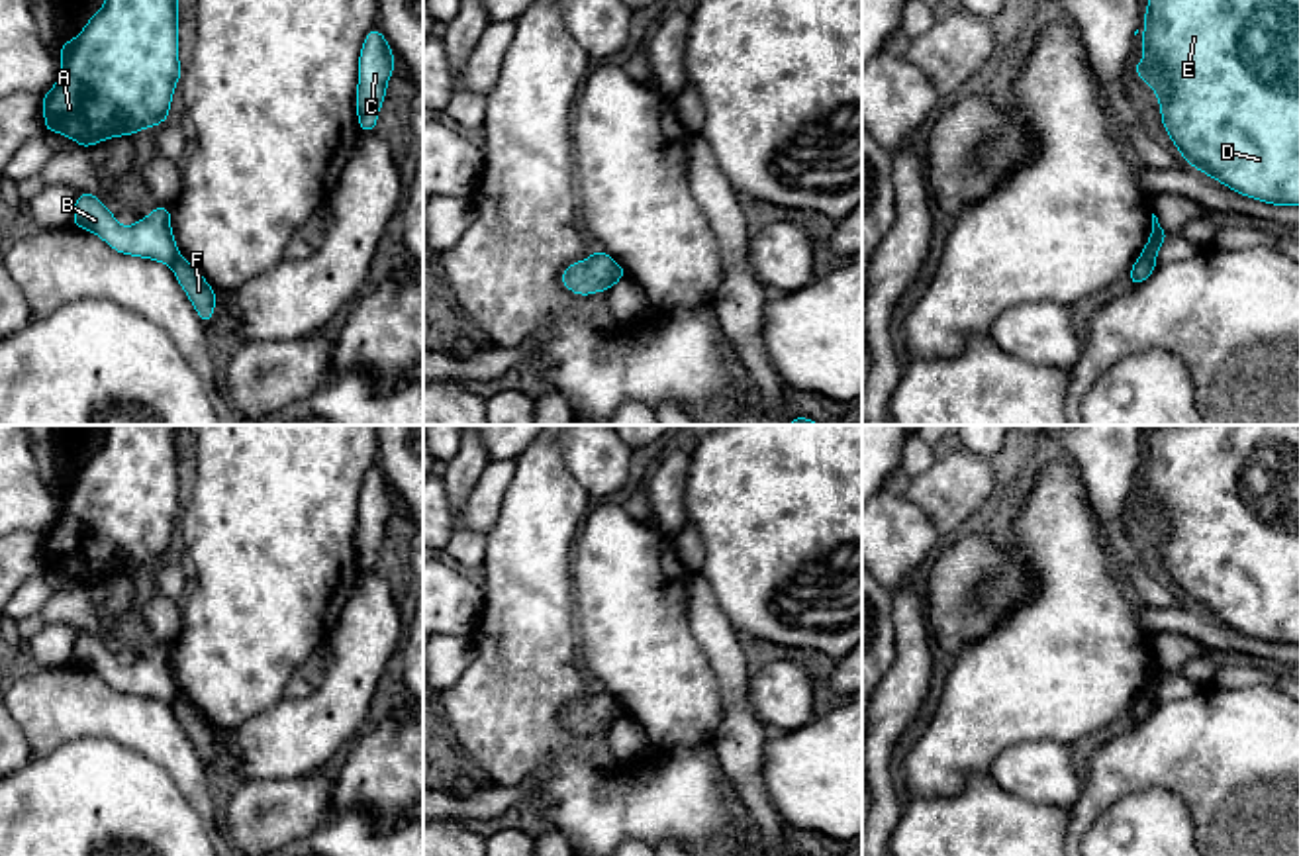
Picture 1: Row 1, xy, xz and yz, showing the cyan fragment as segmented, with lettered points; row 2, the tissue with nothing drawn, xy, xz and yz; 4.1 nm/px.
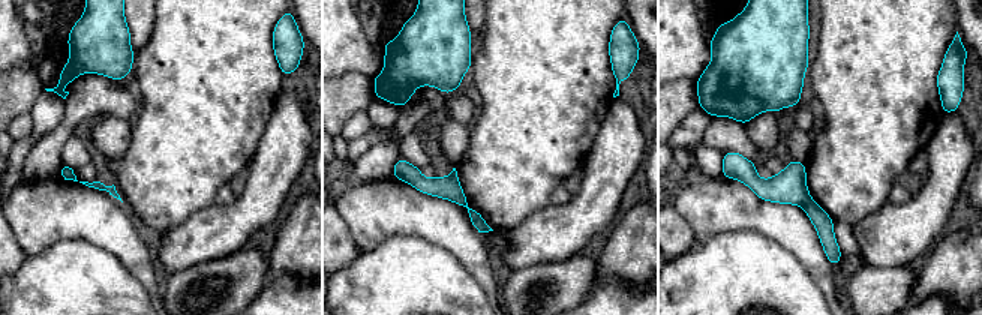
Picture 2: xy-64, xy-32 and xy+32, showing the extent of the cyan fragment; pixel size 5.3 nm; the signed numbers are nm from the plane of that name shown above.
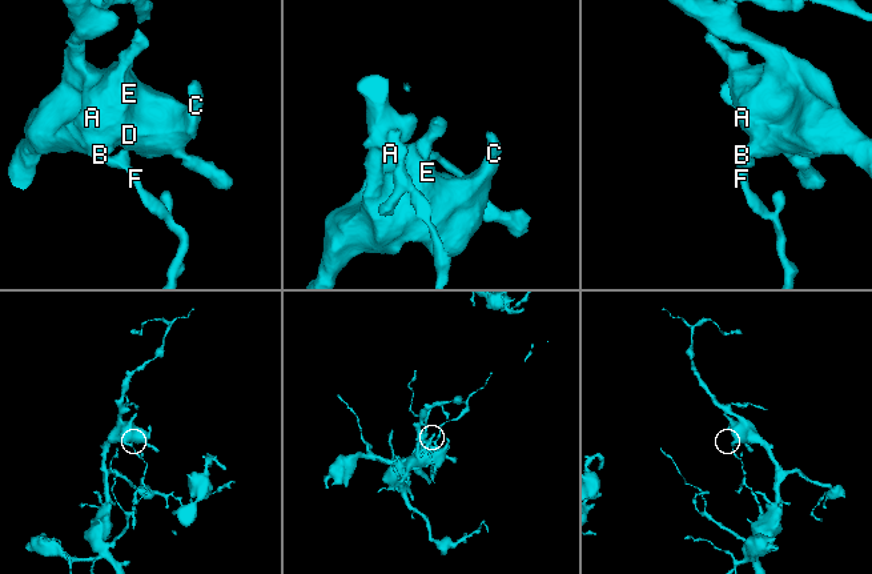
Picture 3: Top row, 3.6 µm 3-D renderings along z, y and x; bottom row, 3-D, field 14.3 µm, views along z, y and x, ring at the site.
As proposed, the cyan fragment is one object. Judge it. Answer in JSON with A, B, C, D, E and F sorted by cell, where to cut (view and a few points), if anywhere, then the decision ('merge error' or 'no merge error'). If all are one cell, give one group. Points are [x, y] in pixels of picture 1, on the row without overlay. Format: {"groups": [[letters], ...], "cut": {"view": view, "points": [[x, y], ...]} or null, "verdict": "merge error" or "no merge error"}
{"groups": [["A", "B", "C", "D", "E"], ["F"]], "cut": {"view": "yz", "points": [[1141, 694], [1154, 698]]}, "verdict": "merge error"}

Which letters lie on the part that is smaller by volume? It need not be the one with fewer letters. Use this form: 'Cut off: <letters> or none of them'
Cut off: F

